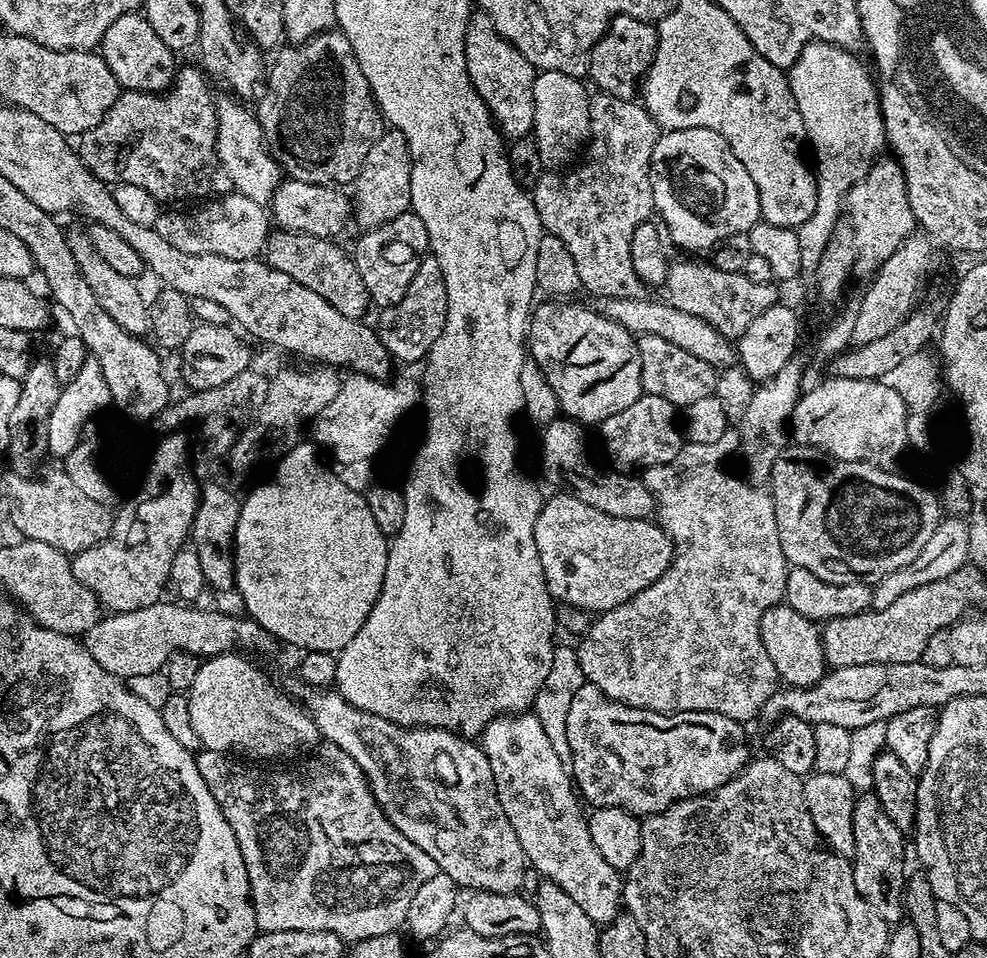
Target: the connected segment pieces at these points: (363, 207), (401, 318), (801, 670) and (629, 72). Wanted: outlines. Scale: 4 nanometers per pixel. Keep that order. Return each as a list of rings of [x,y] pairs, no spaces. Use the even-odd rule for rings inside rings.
[[[385,130],[370,146],[370,154],[366,154],[363,170],[354,182],[354,224],[360,230],[377,228],[412,207],[410,198],[410,170],[412,159],[408,153],[408,139],[395,130]]]
[[[429,254],[418,266],[418,274],[414,274],[406,294],[402,294],[402,302],[379,313],[378,331],[382,346],[386,346],[393,361],[419,365],[428,359],[428,351],[434,342],[438,342],[438,334],[442,334],[446,326],[447,313],[446,278],[442,278],[442,266],[438,266],[438,258]]]
[[[781,602],[762,614],[760,633],[766,646],[766,654],[770,654],[770,662],[774,662],[777,677],[785,685],[809,688],[824,677],[826,665],[820,641],[821,629],[817,621],[798,614],[798,610],[791,608],[787,602]]]
[[[616,16],[608,24],[608,29],[592,47],[588,76],[599,91],[623,100],[633,99],[648,74],[648,68],[656,57],[656,47],[660,33],[655,23],[629,16]]]

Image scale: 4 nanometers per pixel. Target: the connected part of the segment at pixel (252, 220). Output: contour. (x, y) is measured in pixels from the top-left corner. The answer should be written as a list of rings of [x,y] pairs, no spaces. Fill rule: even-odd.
[[[237,192],[216,199],[208,202],[207,210],[196,210],[191,215],[171,217],[168,212],[161,213],[155,224],[156,232],[178,250],[190,254],[218,254],[219,257],[235,260],[255,259],[267,247],[270,235],[267,209]]]

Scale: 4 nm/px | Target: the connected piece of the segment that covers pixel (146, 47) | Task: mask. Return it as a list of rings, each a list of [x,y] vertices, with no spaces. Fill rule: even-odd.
[[[139,11],[122,14],[106,30],[98,49],[103,56],[106,66],[110,66],[110,74],[114,74],[121,89],[129,92],[166,92],[176,79],[178,71],[177,53],[172,51],[162,38],[150,26],[148,19]]]

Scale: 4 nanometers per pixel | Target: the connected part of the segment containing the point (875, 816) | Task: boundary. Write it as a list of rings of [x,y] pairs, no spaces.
[[[868,791],[857,795],[854,806],[854,855],[851,857],[854,886],[858,886],[858,894],[878,910],[878,918],[882,918],[890,926],[895,926],[905,919],[904,886],[904,840],[905,833],[890,822],[886,810],[878,802],[876,793]]]

